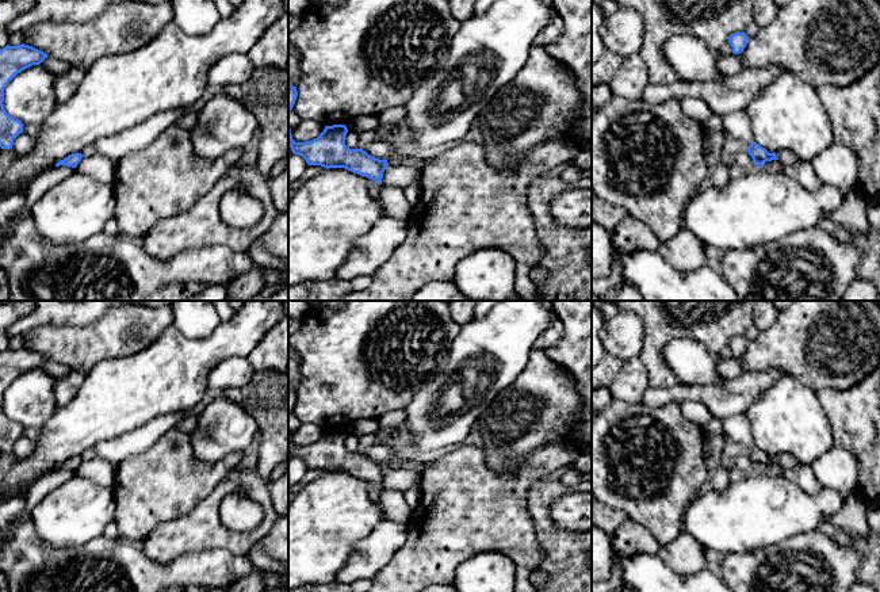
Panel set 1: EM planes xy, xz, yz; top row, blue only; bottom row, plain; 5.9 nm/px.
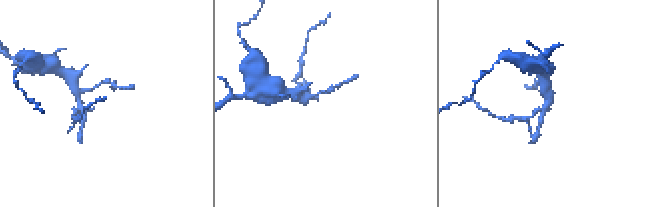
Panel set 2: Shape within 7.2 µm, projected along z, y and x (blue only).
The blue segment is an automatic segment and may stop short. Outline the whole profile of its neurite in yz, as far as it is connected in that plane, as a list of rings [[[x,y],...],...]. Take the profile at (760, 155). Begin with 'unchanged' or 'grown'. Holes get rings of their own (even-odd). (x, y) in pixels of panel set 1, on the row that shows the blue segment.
unchanged | [[[753,142],[749,146],[747,152],[757,167],[762,167],[762,164],[766,161],[778,160],[776,153],[769,153],[765,148],[758,145],[757,142]]]

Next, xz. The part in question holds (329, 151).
unchanged | [[[345,125],[325,126],[317,138],[295,142],[288,127],[288,146],[294,154],[302,156],[307,165],[321,165],[326,169],[345,168],[382,184],[387,160],[375,158],[363,149],[349,149],[345,145],[347,133]]]

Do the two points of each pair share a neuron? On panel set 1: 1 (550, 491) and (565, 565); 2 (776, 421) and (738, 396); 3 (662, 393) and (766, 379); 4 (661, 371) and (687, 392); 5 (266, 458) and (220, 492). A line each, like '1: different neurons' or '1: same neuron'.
1: same neuron
2: different neurons
3: same neuron
4: different neurons
5: different neurons

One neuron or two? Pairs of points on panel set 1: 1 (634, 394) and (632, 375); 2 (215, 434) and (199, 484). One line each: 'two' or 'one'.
1: one
2: two

